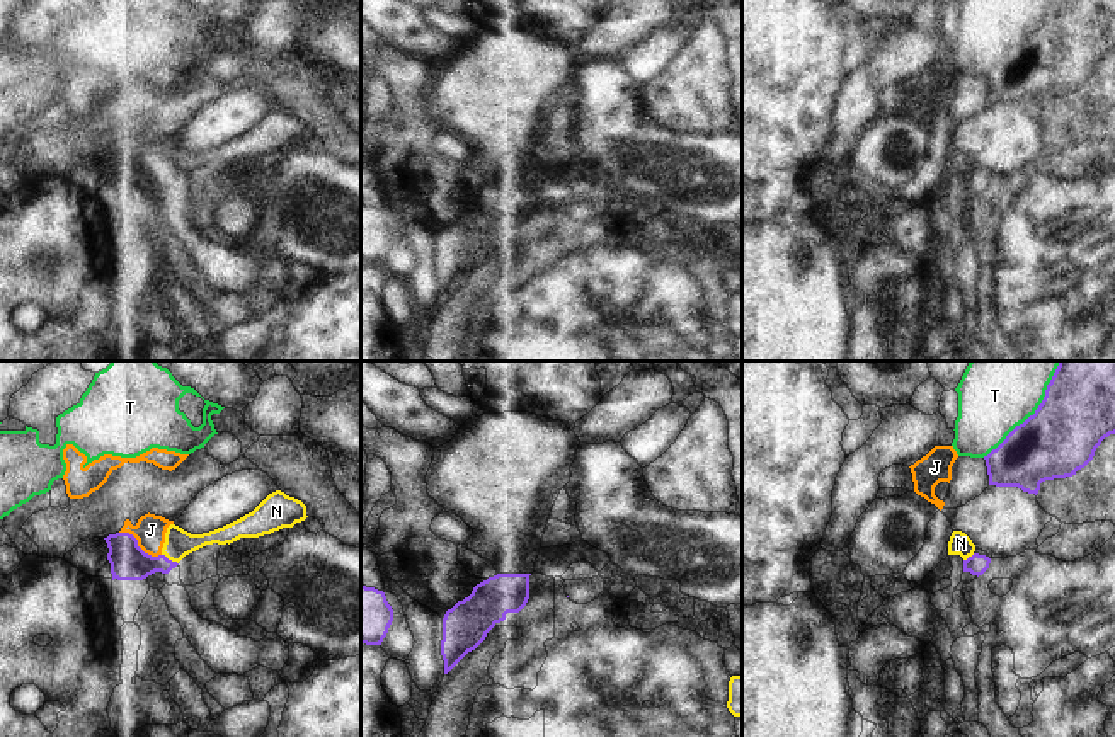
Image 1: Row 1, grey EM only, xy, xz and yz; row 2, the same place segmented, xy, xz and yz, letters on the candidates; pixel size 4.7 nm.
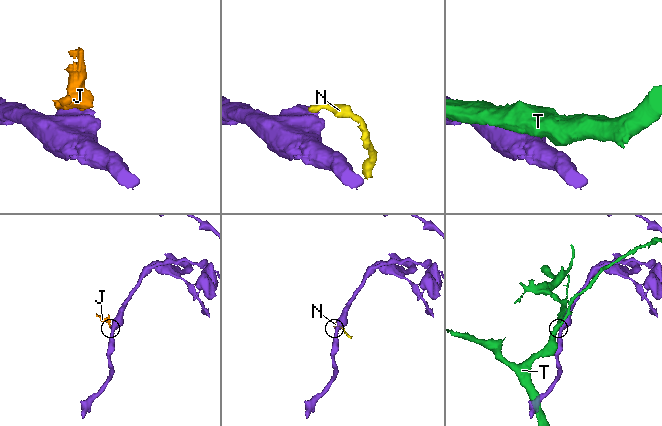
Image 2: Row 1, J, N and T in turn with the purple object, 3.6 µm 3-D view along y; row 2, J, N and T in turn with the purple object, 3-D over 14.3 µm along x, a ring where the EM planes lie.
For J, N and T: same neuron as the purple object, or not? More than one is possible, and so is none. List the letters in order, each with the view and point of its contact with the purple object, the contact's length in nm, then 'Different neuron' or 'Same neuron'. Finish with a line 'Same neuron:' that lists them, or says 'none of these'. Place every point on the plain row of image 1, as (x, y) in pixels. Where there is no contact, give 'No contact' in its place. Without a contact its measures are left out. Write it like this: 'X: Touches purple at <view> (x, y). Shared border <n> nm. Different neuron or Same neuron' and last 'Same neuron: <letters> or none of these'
J: Touches purple at xy (137, 164). Shared border 240 nm. Different neuron
N: Touches purple at xy (171, 179). Shared border 90 nm. Different neuron
T: Touches purple at yz (1025, 39). Shared border 480 nm. Different neuron
Same neuron: none of these

